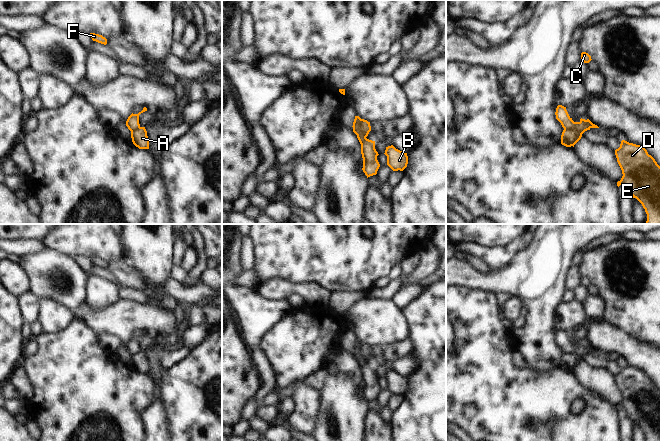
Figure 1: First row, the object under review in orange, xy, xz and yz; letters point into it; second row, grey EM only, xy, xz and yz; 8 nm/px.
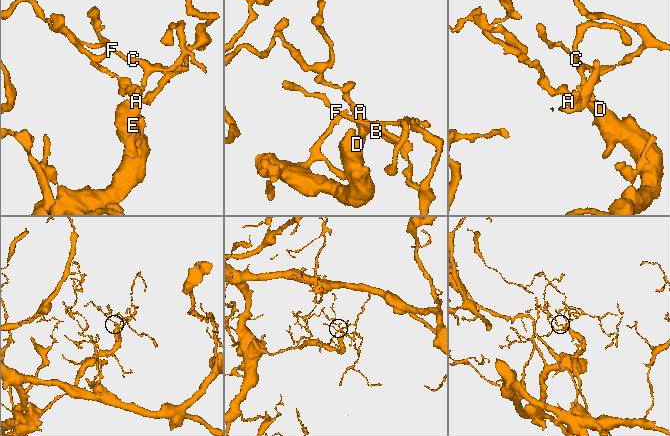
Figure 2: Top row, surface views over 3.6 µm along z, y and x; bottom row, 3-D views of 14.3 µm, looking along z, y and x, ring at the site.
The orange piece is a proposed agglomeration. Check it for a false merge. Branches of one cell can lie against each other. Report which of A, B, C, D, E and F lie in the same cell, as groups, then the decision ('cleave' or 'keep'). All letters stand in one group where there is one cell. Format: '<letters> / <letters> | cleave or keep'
A B / C D E F | cleave

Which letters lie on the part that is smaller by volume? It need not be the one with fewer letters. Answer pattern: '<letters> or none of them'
A, B

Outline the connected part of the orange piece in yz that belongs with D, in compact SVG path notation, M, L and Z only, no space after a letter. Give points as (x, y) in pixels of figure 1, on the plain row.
M625 364L615 374L622 402L617 410L625 410L645 433L647 441L660 441L660 390L647 374Z

